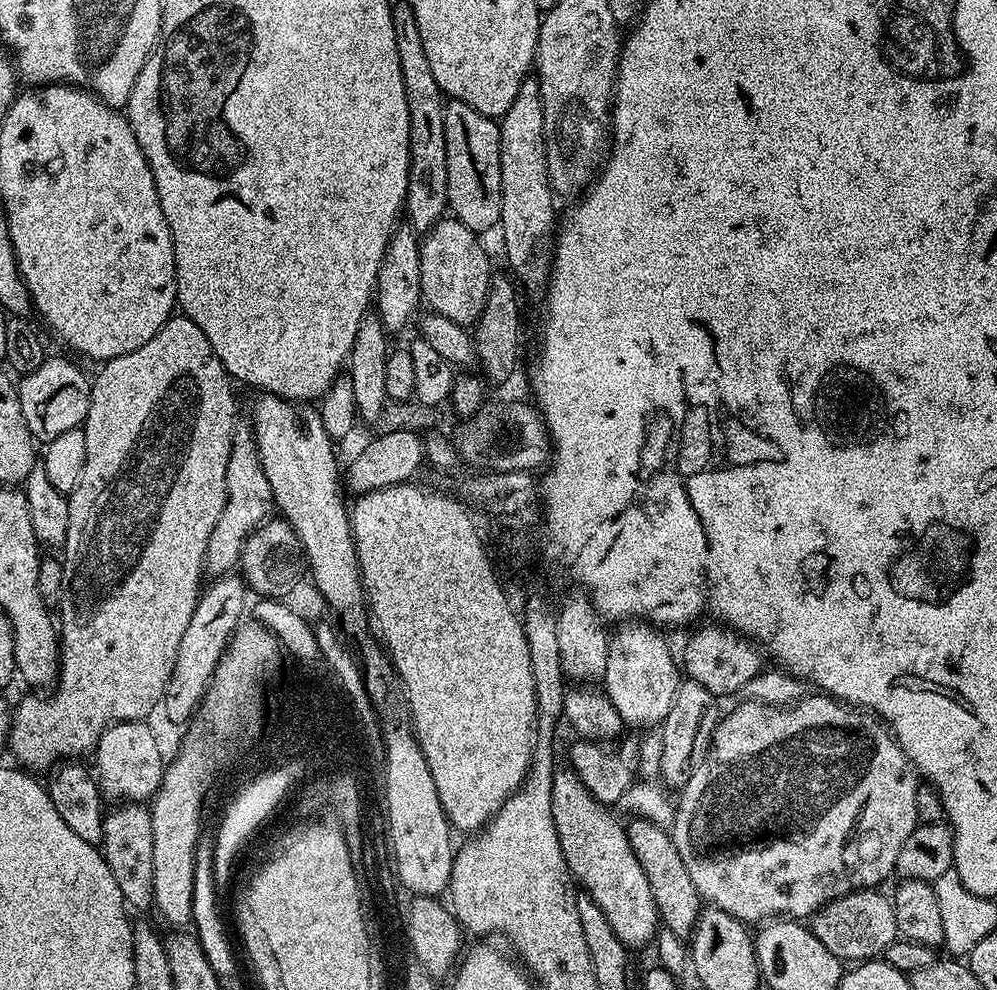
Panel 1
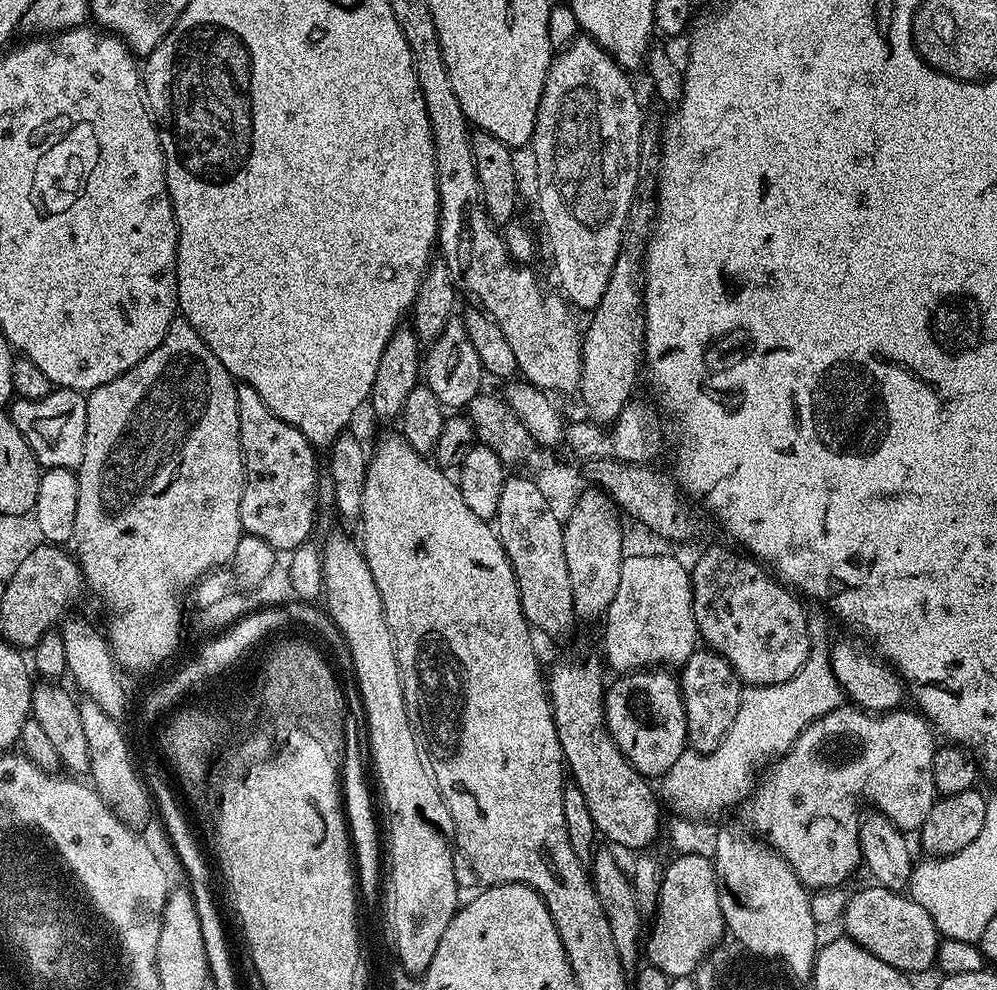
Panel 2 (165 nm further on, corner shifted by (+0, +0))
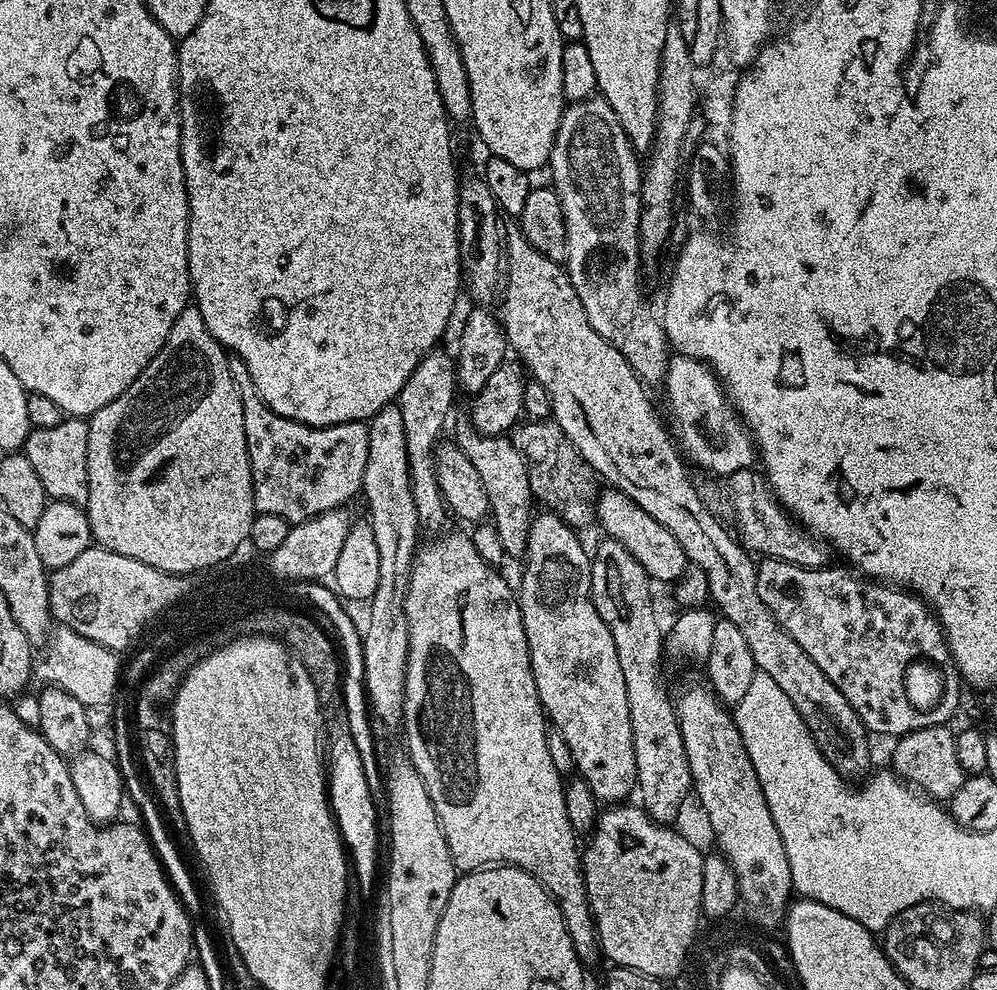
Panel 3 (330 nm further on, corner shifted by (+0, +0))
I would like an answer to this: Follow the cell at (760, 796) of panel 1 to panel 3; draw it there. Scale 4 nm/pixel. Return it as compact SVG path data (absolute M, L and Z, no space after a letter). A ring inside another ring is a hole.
M939 724L922 730L907 732L895 741L892 764L897 776L915 786L923 795L937 801L948 802L964 784L966 773L958 758L956 732L951 727Z

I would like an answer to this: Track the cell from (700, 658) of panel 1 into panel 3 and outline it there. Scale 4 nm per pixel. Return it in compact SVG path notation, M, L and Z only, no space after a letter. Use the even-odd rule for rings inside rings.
M761 559L756 570L756 581L762 594L762 602L766 602L766 606L770 606L774 618L789 632L794 638L794 642L798 642L798 646L802 646L802 650L806 650L806 654L810 654L810 658L816 663L818 670L822 670L822 674L826 674L826 678L830 678L830 682L834 682L834 686L838 686L838 690L842 690L846 702L850 702L850 706L854 706L858 718L862 718L864 727L868 729L869 733L876 735L877 732L880 736L899 738L914 730L922 730L939 724L947 725L948 719L955 714L956 707L960 704L962 681L960 673L956 670L956 664L952 661L948 642L944 639L944 630L940 627L940 621L937 620L935 611L919 596L905 589L878 580L869 580L847 567L844 567L845 569L832 567L803 568L785 560Z

